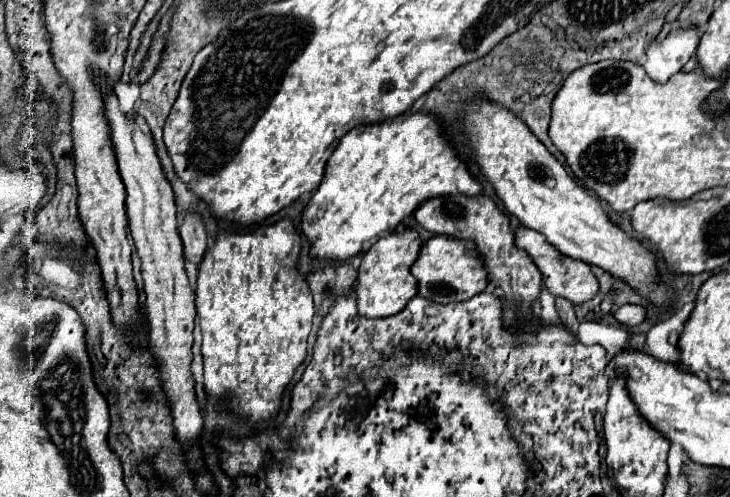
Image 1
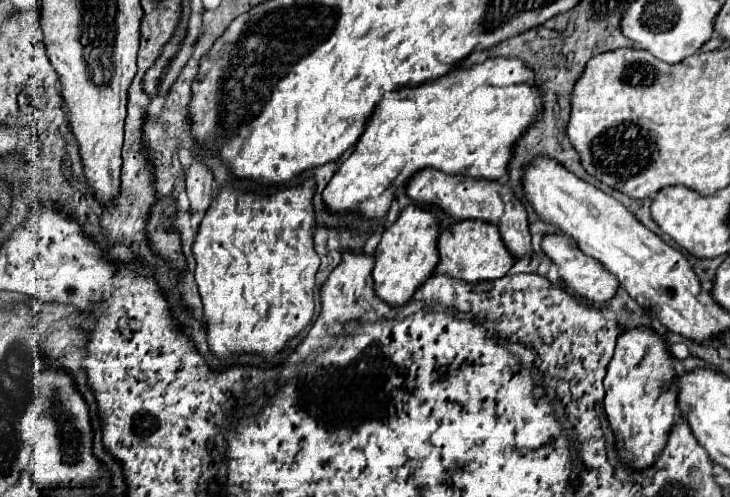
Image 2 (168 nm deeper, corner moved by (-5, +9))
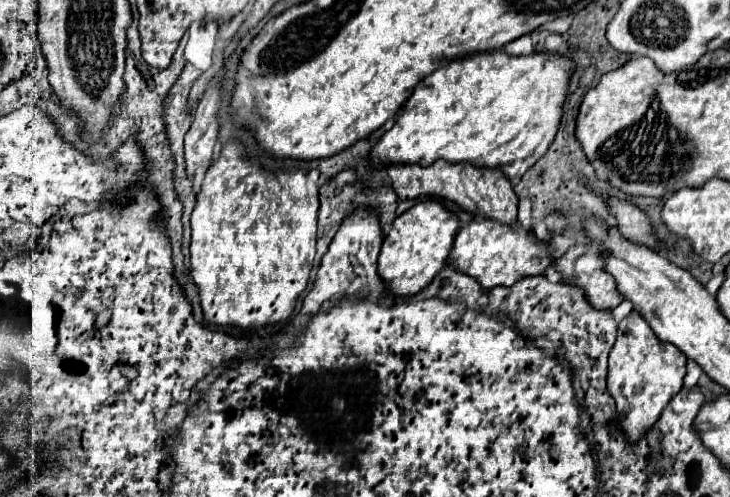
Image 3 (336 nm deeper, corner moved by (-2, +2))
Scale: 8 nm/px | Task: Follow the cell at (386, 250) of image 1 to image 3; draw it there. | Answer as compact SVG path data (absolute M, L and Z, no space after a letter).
M424 200L398 216L386 234L380 256L378 274L386 284L388 292L396 296L414 296L446 266L454 234L458 230L458 220L436 200Z

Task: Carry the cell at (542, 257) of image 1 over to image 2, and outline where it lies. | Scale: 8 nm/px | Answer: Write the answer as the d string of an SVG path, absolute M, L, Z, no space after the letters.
M555 233L555 235L545 235L541 247L543 247L543 253L545 253L553 263L559 265L559 275L561 275L563 285L565 285L567 289L571 289L575 295L585 297L585 299L589 299L589 301L593 301L593 303L605 303L605 301L609 301L609 299L617 293L617 287L619 287L617 277L615 277L613 273L609 273L609 271L607 271L601 263L597 263L593 257L585 255L585 253L575 245L575 241L573 241L571 237L559 235L559 233Z

